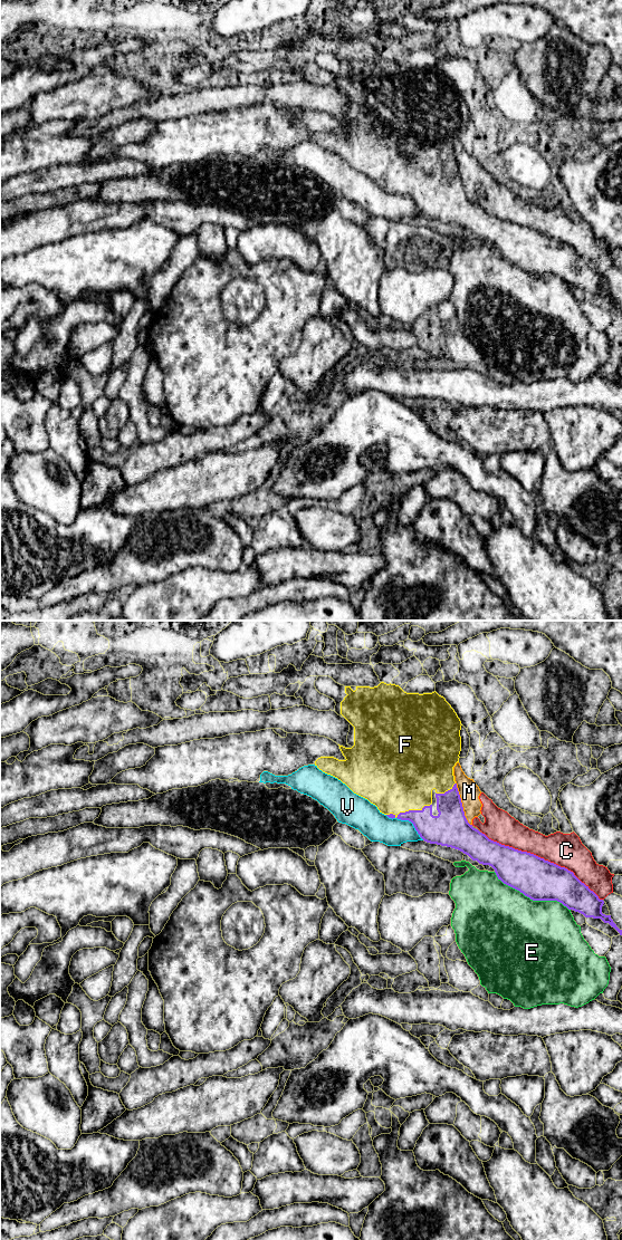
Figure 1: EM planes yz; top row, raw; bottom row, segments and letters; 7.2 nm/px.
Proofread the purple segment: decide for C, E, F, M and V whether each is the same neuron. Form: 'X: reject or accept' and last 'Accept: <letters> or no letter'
C: reject
E: reject
F: accept
M: reject
V: reject
Accept: F

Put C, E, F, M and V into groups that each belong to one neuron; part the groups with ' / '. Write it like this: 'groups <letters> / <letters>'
groups C M / E / F / V

